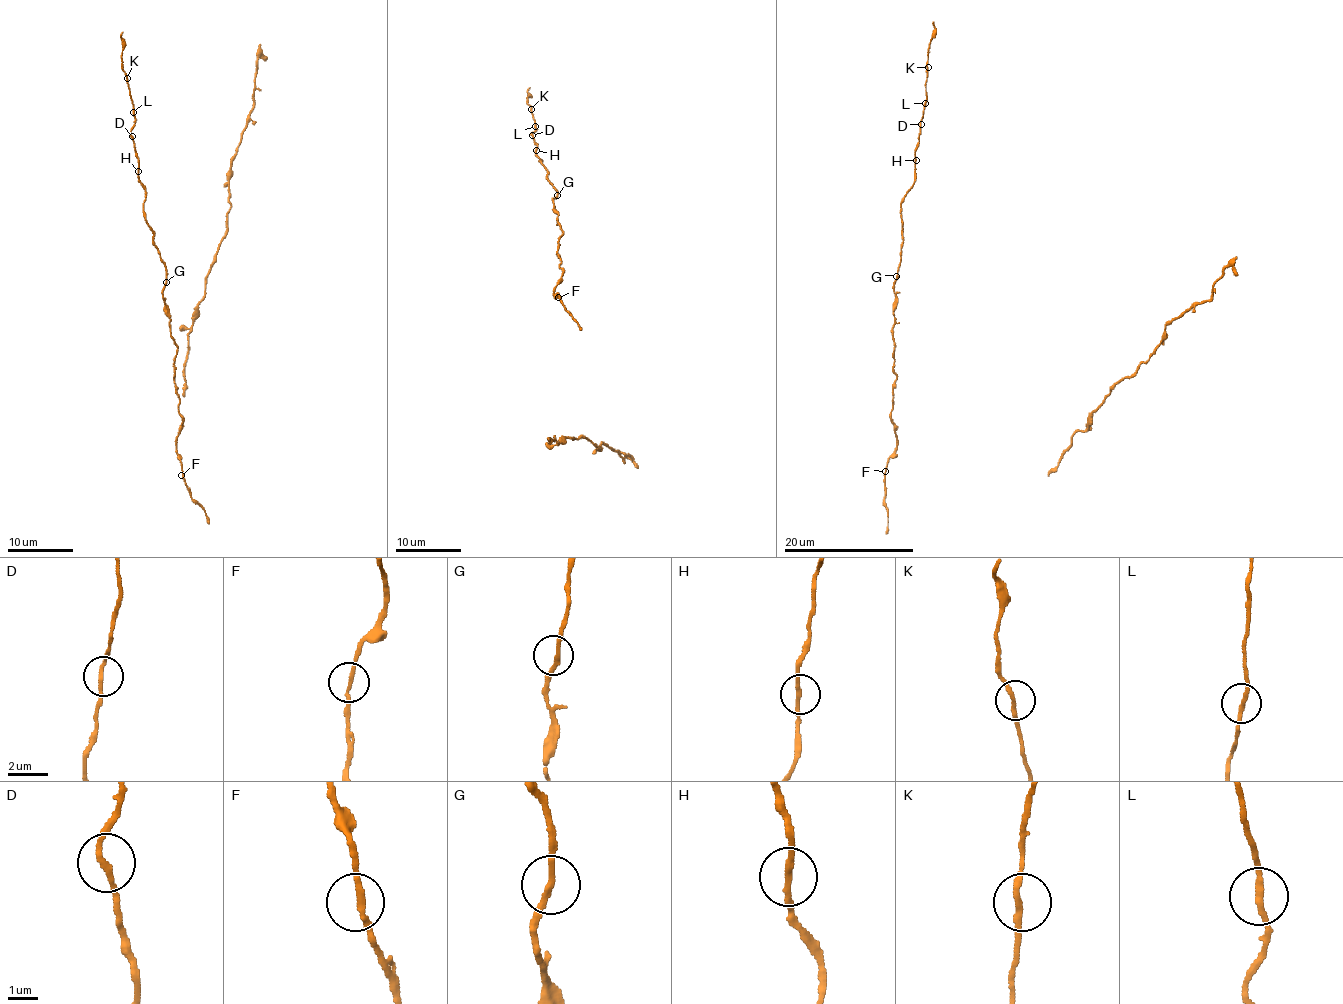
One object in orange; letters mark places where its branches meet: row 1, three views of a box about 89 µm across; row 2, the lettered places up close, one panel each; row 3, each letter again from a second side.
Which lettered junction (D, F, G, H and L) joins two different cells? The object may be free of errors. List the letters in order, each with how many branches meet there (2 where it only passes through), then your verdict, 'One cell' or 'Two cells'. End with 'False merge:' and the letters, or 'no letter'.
D: Branches: 2. One cell
F: Branches: 2. One cell
G: Branches: 2. One cell
H: Branches: 2. One cell
L: Branches: 2. One cell
False merge: no letter

